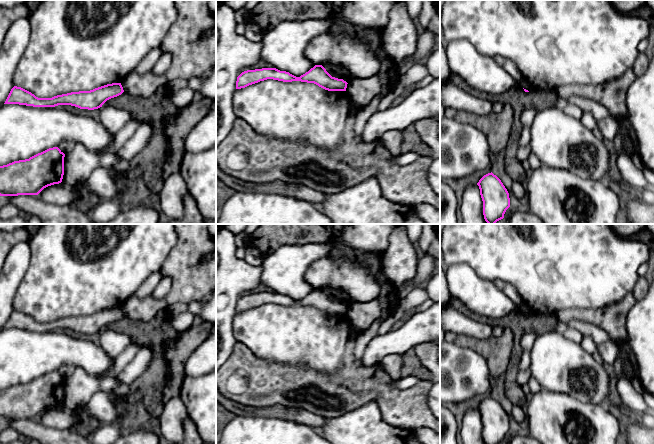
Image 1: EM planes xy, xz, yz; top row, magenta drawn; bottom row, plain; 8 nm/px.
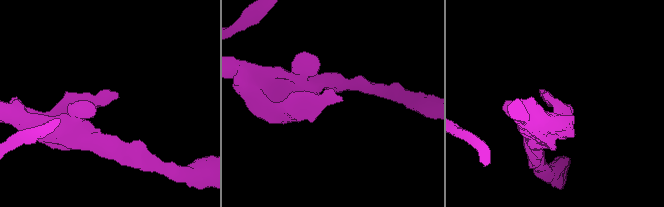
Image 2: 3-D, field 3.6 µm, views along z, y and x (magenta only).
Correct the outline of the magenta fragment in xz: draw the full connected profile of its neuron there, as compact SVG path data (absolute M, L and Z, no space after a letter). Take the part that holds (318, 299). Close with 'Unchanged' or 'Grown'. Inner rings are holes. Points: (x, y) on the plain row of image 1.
M315 289L308 296L296 301L289 296L280 295L276 292L262 292L242 296L236 305L236 313L245 312L249 309L273 303L283 306L301 305L314 307L328 315L346 315L347 306L343 303L332 301L322 289Z. Unchanged

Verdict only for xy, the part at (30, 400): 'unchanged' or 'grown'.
unchanged

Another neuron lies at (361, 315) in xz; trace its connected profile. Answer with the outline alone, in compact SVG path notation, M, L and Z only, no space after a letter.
M384 296L368 302L355 301L347 308L346 316L358 332L367 329L379 318L384 306Z

